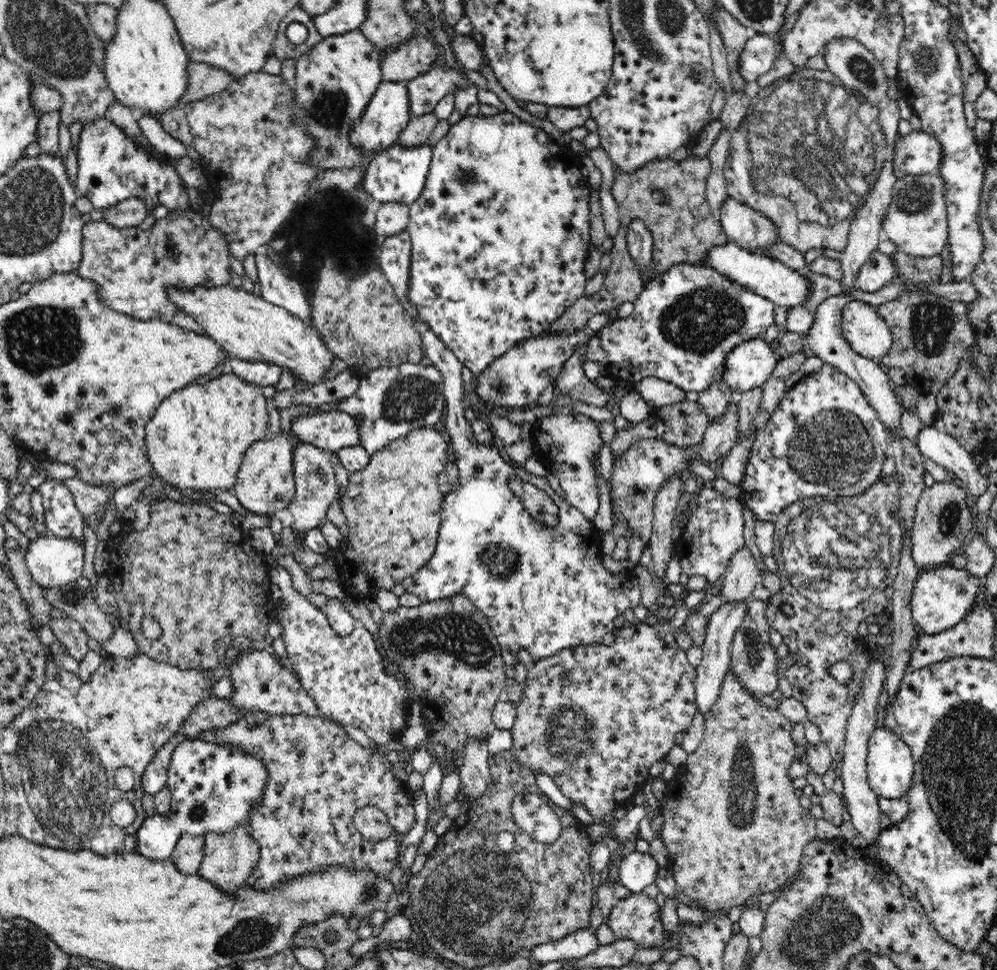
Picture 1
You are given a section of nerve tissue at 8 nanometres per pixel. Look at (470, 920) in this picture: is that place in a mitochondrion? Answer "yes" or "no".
yes

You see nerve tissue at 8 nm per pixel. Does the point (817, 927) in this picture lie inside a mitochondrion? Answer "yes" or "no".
yes

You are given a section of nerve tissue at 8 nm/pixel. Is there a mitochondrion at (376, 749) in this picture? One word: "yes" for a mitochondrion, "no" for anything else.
no

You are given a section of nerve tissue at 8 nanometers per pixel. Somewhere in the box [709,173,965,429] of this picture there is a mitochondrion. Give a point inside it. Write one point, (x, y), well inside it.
(931, 324)

